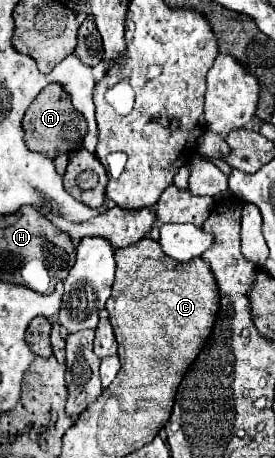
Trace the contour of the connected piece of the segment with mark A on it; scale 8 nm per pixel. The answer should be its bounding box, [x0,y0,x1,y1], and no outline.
[23,83,87,157]

